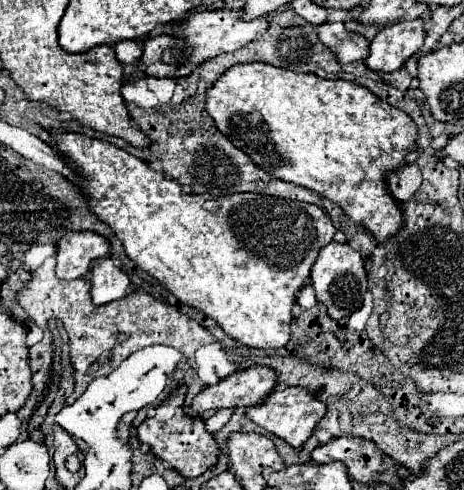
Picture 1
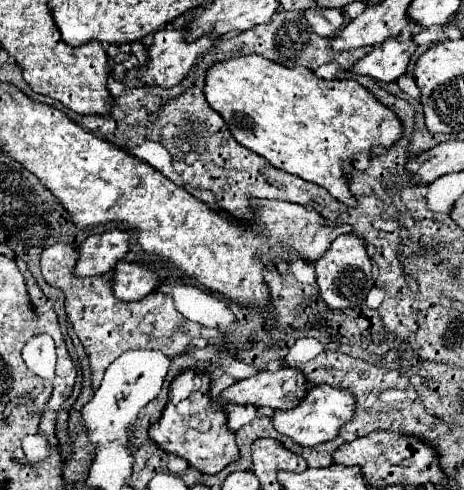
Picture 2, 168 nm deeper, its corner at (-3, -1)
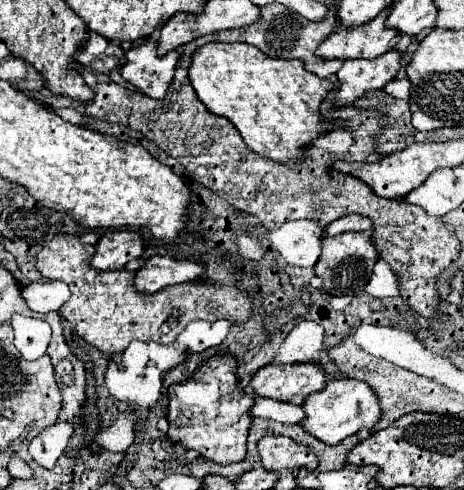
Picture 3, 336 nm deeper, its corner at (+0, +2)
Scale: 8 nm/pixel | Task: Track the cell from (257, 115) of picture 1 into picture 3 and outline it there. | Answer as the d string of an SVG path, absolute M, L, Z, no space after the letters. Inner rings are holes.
M208 43L194 53L188 77L196 95L208 107L208 111L224 115L228 121L232 121L252 151L284 165L300 163L304 149L308 149L316 137L322 137L340 127L338 121L324 119L320 115L320 105L334 87L332 81L320 79L314 73L306 71L300 59L272 59L248 43Z

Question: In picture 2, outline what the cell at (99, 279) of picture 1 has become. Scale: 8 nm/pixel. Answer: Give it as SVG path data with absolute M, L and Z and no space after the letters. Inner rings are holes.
M119 262L113 278L113 292L119 300L141 300L159 286L159 274L149 266Z

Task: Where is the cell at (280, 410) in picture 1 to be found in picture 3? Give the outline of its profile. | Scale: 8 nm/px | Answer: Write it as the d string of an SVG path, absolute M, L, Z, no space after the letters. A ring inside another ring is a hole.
M344 377L328 381L328 385L322 391L308 395L308 399L302 403L302 409L306 413L304 421L300 423L302 429L328 445L340 443L342 439L354 435L362 427L372 429L380 419L380 405L376 401L376 395L372 395L372 389L358 379Z

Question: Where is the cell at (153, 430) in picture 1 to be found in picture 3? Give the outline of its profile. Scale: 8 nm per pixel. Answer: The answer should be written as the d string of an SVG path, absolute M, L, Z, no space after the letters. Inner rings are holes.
M216 355L212 357L210 363L202 363L196 373L184 381L168 387L168 439L174 443L180 443L188 449L194 449L200 453L200 457L210 459L218 465L230 465L238 463L246 455L246 437L248 437L248 427L250 427L250 417L248 417L248 405L252 405L254 397L246 395L238 389L238 379L236 379L236 361L232 355Z

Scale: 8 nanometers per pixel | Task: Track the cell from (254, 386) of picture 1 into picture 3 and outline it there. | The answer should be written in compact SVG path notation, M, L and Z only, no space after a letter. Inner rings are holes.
M316 363L266 365L254 373L248 389L254 397L268 397L292 405L302 405L304 399L326 385L326 375Z

